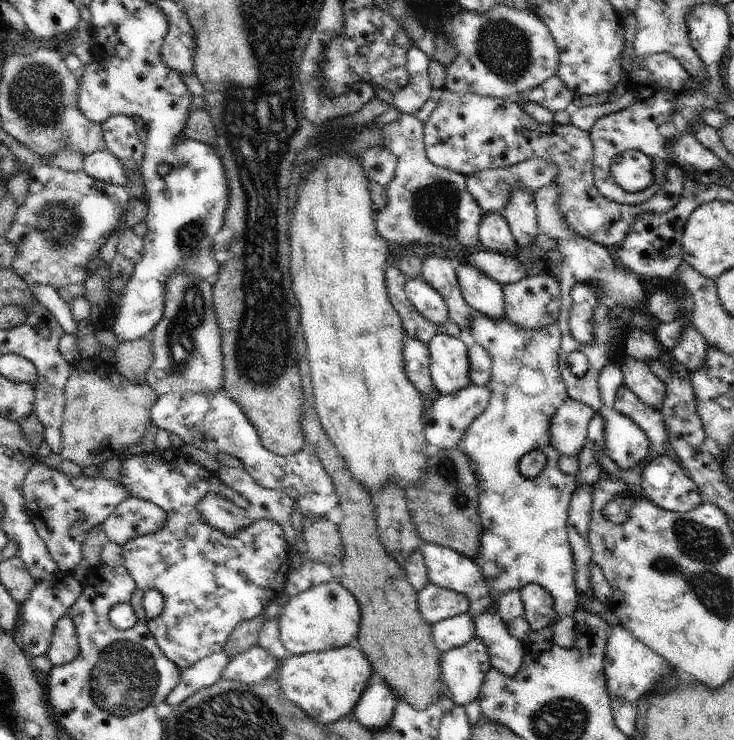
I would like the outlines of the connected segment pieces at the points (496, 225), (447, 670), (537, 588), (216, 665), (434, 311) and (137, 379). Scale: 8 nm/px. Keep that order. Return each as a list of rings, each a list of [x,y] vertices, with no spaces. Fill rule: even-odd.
[[[483,212],[482,224],[478,226],[478,240],[485,250],[500,252],[504,256],[517,256],[518,246],[500,212]]]
[[[474,636],[468,644],[452,648],[449,652],[444,653],[440,660],[440,678],[453,702],[462,704],[462,706],[468,706],[478,697],[480,688],[484,684],[484,678],[491,669],[488,648],[478,636]]]
[[[528,584],[520,590],[523,601],[523,618],[528,622],[532,631],[551,627],[555,621],[555,601],[542,585]]]
[[[222,649],[190,665],[181,672],[180,682],[168,694],[165,703],[176,708],[200,689],[216,684],[230,661],[231,656]]]
[[[421,275],[407,280],[404,290],[406,297],[418,308],[418,312],[430,322],[437,325],[449,321],[446,302]]]
[[[150,336],[125,341],[117,348],[114,369],[130,383],[142,385],[152,360]]]

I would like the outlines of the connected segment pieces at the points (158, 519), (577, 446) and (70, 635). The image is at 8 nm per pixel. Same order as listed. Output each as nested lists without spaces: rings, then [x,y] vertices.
[[[139,497],[125,499],[103,523],[107,538],[125,546],[128,540],[135,540],[161,529],[167,515],[151,501]]]
[[[567,397],[550,420],[550,444],[561,455],[578,455],[583,448],[594,410],[578,400]]]
[[[69,614],[64,615],[55,624],[51,645],[47,650],[48,658],[53,665],[63,665],[72,662],[78,651],[79,644],[74,621]]]

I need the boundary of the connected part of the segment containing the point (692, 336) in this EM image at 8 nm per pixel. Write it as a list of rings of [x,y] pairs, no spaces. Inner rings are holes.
[[[691,323],[684,326],[678,344],[672,348],[672,355],[675,362],[686,366],[686,370],[690,373],[696,372],[704,366],[706,350],[708,350],[707,343],[702,334]]]

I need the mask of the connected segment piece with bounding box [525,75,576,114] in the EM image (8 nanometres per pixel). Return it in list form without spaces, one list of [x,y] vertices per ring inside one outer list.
[[[558,75],[550,77],[546,82],[525,94],[526,100],[538,103],[553,114],[558,110],[573,109],[572,100],[575,97],[576,95],[563,85]]]

